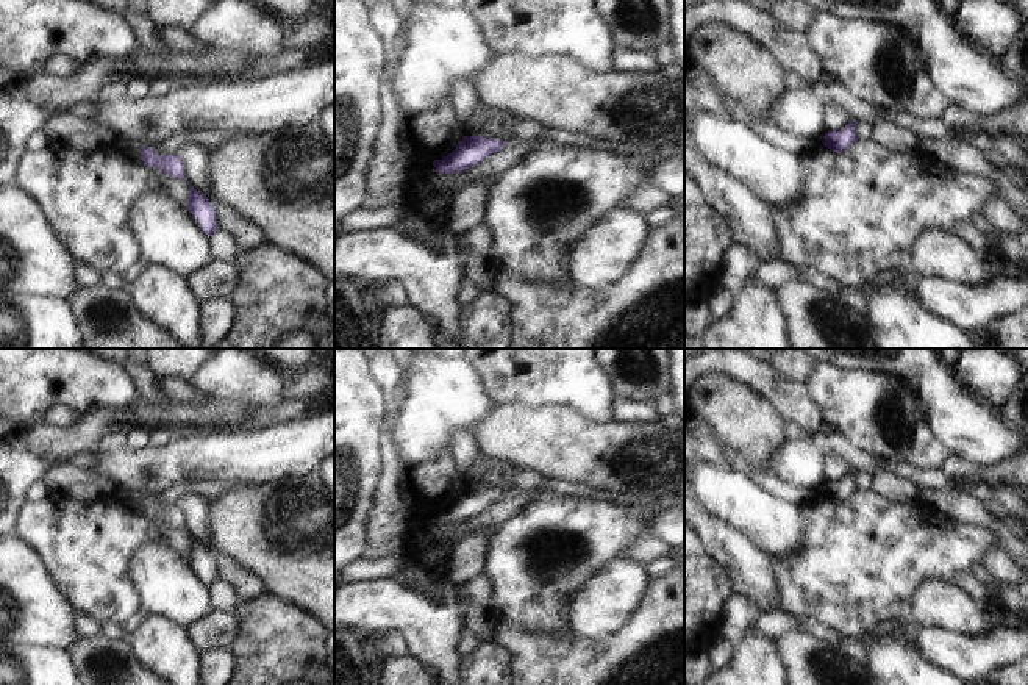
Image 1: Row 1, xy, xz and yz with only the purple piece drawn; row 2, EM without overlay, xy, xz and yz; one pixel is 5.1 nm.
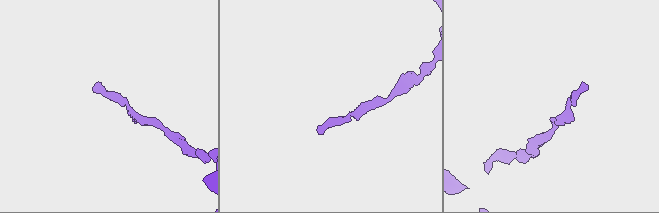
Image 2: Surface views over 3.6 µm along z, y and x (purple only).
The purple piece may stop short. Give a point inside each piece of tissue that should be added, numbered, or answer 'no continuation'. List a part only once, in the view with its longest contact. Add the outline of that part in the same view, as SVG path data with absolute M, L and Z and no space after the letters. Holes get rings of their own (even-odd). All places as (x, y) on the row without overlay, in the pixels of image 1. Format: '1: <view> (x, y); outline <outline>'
no continuation

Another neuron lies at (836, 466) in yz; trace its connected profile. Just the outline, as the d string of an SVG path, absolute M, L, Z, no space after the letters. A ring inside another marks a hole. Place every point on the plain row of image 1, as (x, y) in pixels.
M837 450L826 452L823 469L826 474L826 483L837 482L853 471L851 464Z

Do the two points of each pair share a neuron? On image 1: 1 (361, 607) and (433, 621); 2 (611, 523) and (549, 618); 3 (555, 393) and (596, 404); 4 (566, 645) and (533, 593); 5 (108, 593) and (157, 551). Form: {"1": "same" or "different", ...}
{"1": "same", "2": "same", "3": "same", "4": "different", "5": "different"}

